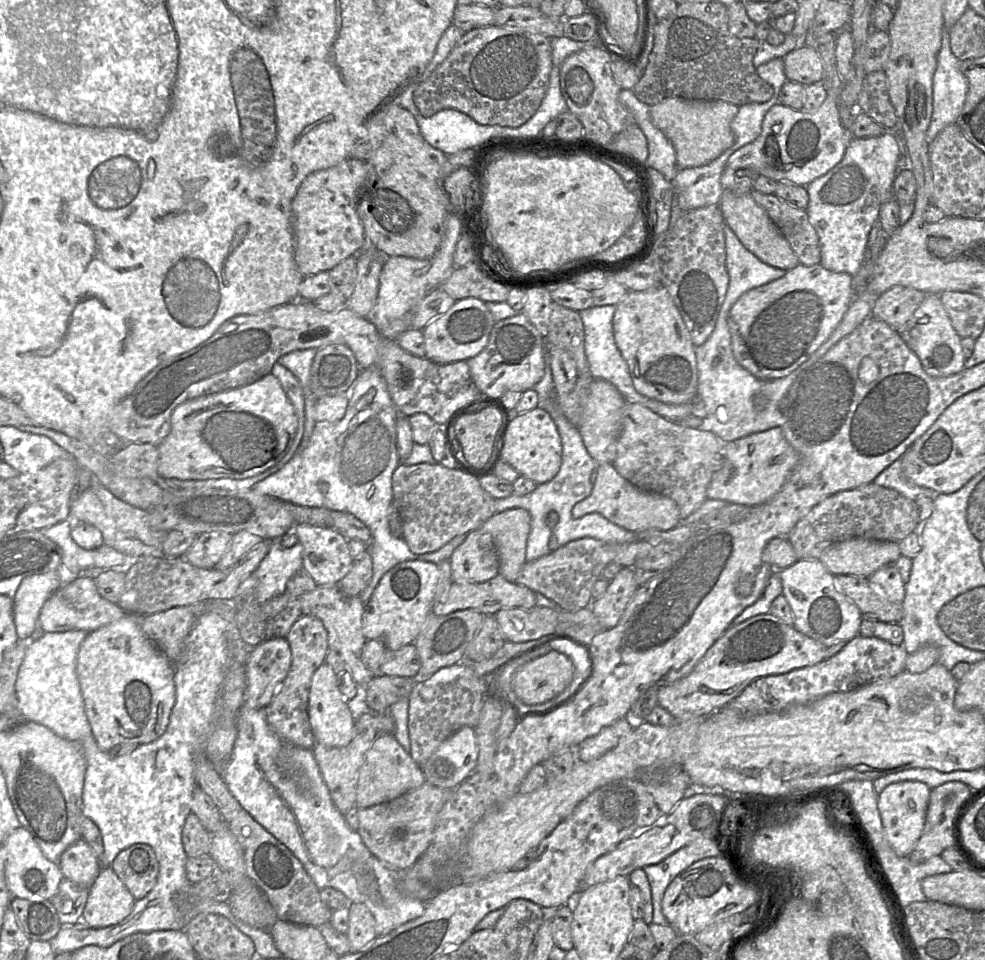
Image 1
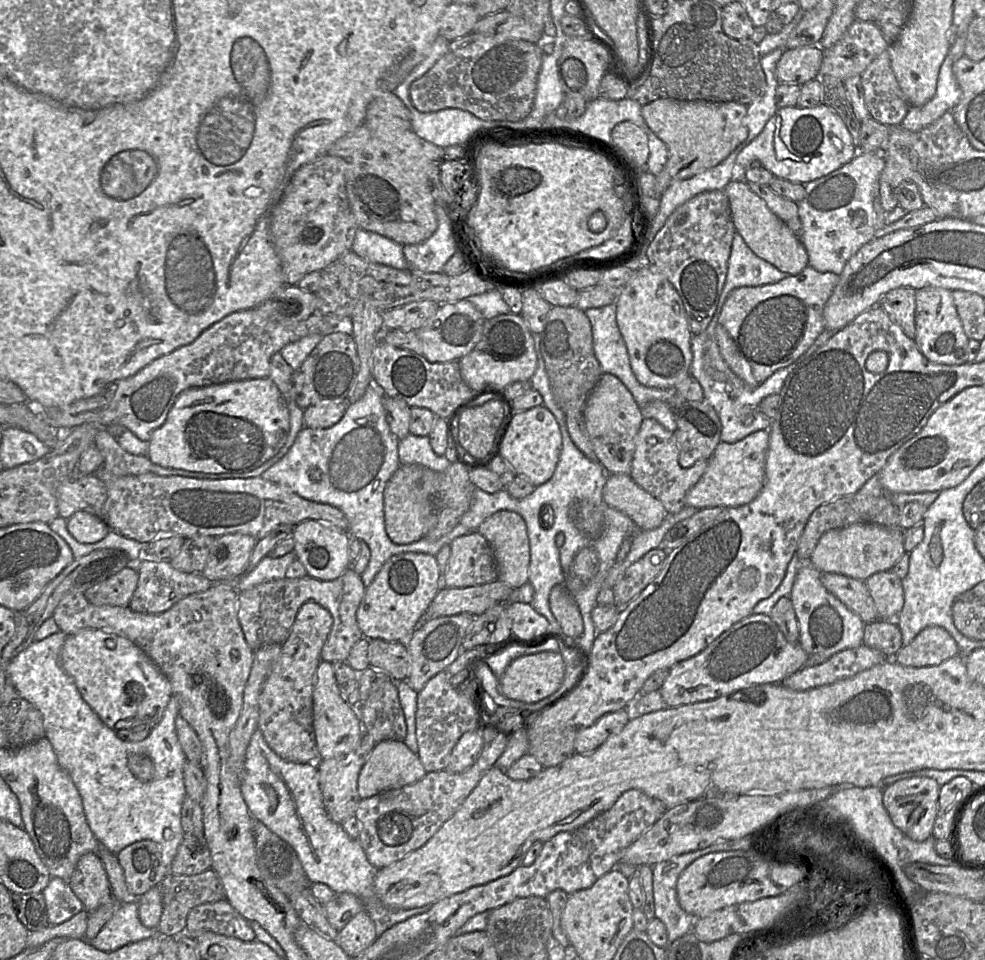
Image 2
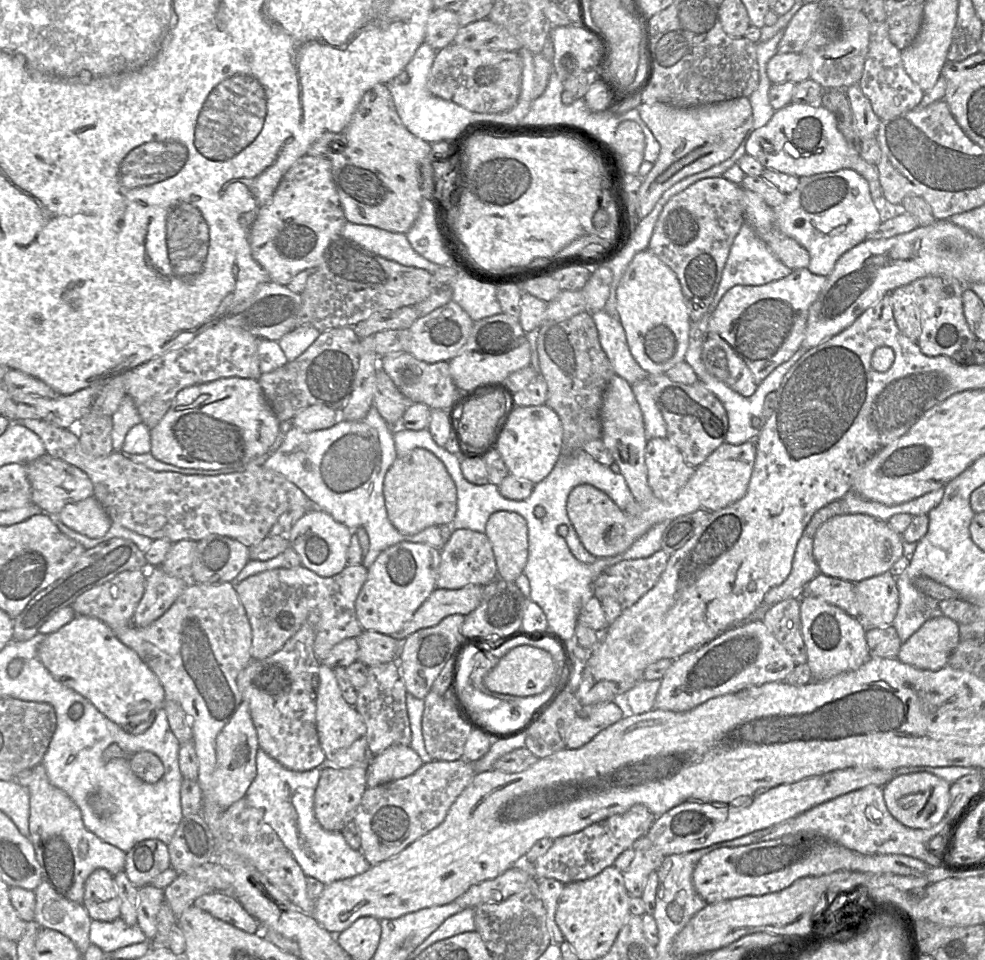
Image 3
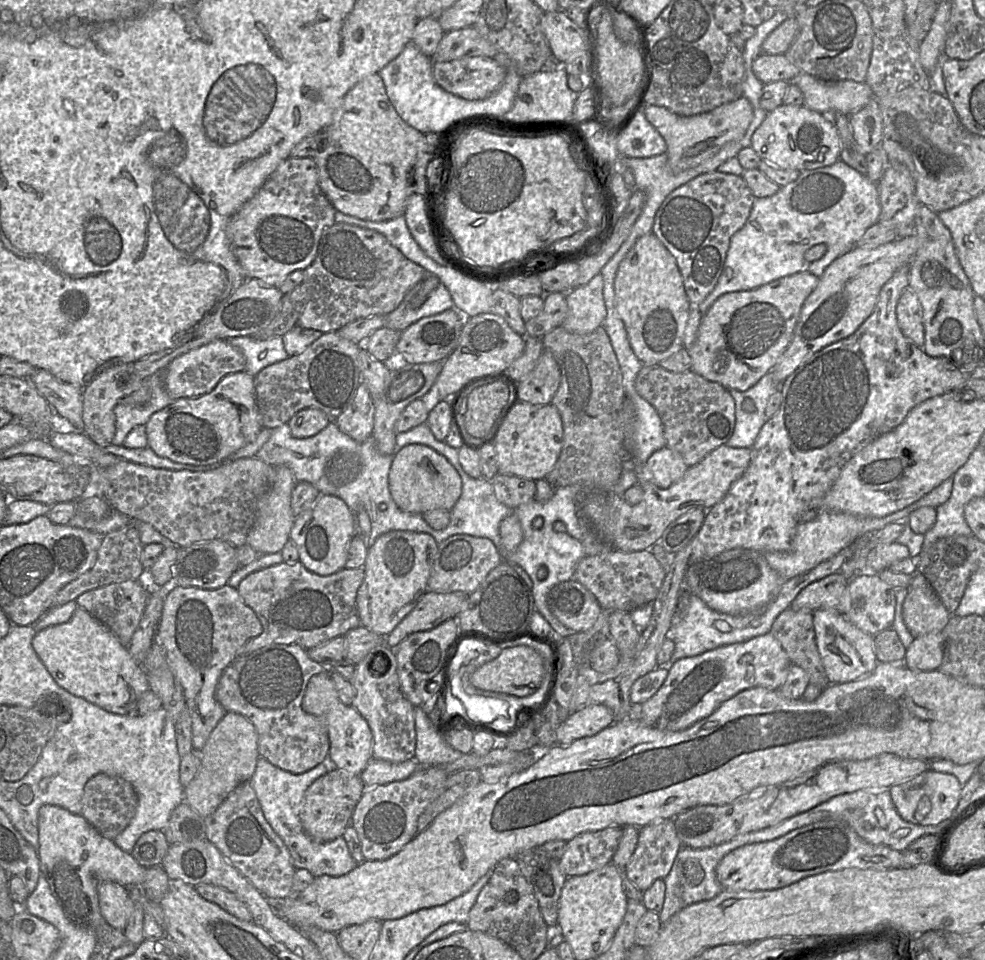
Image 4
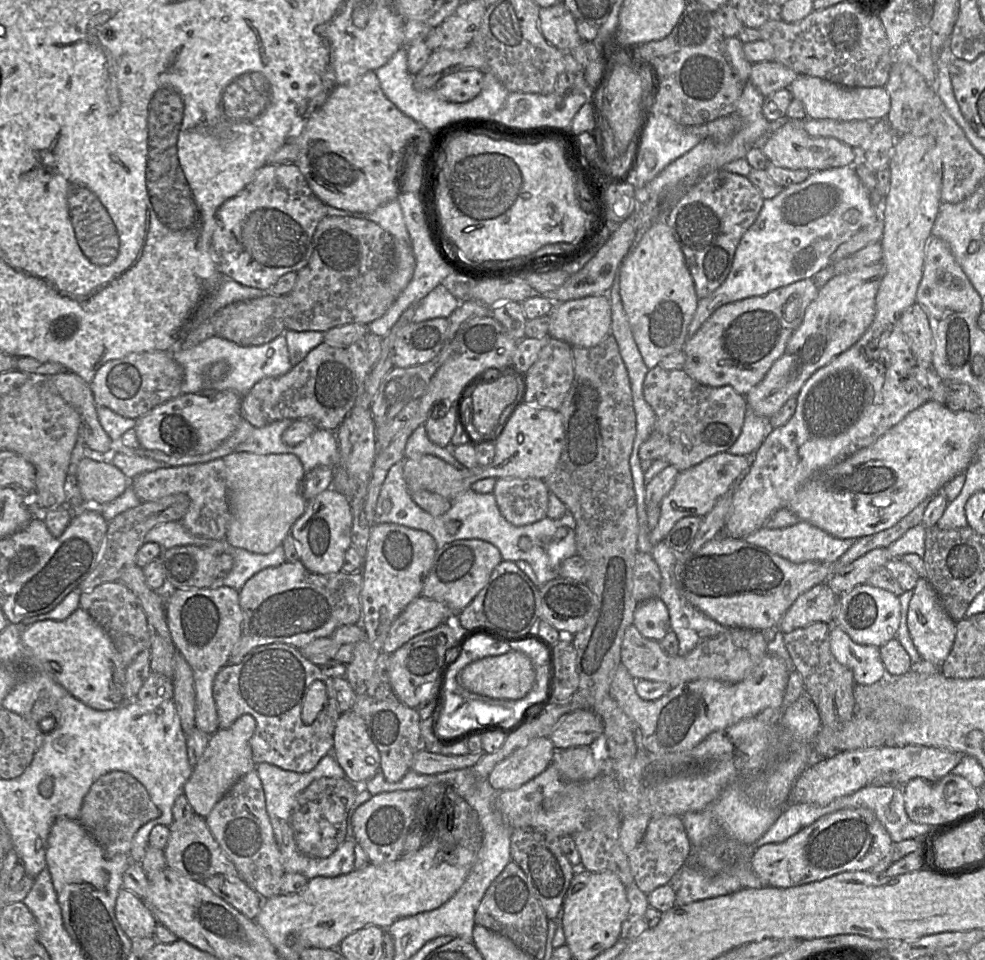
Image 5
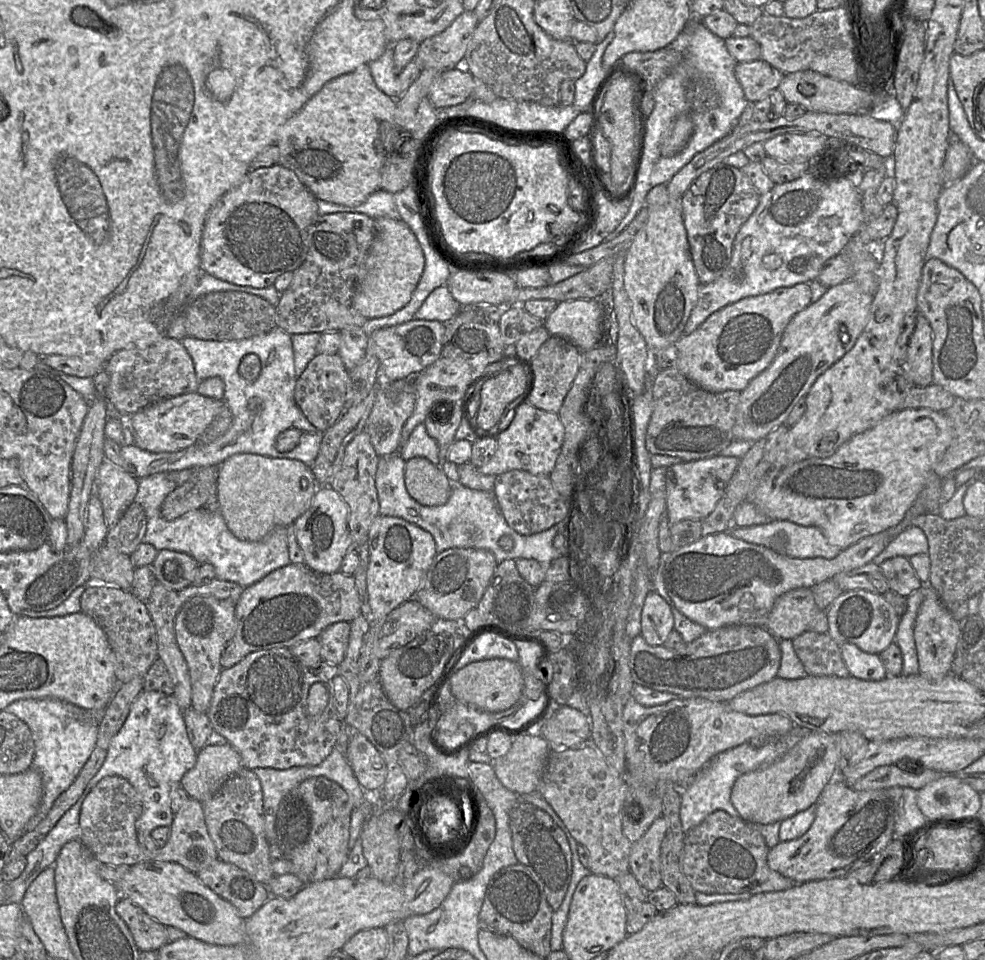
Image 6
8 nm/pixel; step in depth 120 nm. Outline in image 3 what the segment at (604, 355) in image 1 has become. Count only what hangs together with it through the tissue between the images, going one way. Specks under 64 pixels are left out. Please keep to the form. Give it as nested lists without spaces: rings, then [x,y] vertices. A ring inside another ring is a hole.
[[[604,310],[593,313],[592,319],[598,331],[600,345],[614,373],[631,385],[647,380],[648,373],[632,357],[620,320],[615,320]]]

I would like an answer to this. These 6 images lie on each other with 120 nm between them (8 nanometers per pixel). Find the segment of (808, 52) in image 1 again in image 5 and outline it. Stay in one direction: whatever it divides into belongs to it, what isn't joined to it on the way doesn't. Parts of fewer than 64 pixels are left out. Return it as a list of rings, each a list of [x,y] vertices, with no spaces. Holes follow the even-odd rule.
[[[763,61],[752,64],[749,80],[766,97],[779,89],[788,88],[797,77],[794,70],[779,62]]]

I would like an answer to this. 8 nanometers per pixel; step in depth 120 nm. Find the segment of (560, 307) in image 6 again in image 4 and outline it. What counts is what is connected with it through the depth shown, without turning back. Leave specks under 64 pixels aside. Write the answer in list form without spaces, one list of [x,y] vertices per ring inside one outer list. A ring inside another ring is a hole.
[[[601,273],[587,284],[566,293],[567,314],[562,327],[575,334],[589,334],[600,327],[607,314]]]

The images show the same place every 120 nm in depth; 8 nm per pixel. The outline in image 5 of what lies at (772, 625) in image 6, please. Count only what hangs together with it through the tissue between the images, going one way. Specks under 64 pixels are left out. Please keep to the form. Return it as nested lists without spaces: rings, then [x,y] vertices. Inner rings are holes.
[[[827,583],[814,586],[793,602],[777,629],[788,633],[816,622],[832,623],[838,601],[839,597]]]

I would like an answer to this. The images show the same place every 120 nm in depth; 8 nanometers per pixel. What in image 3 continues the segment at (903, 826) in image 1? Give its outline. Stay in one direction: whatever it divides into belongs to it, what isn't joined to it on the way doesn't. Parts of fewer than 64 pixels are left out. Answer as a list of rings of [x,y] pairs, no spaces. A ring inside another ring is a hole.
[[[910,773],[894,777],[883,786],[886,806],[892,816],[910,828],[929,829],[939,823],[949,808],[950,784],[932,773]]]

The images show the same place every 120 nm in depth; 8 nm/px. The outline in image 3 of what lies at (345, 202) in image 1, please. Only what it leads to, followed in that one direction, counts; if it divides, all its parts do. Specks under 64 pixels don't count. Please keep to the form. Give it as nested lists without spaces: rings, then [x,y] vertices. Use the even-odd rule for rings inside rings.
[[[305,155],[285,173],[270,201],[259,210],[250,230],[252,256],[266,271],[270,281],[287,285],[299,272],[319,265],[329,244],[342,236],[346,221],[332,179],[331,161],[327,157]]]

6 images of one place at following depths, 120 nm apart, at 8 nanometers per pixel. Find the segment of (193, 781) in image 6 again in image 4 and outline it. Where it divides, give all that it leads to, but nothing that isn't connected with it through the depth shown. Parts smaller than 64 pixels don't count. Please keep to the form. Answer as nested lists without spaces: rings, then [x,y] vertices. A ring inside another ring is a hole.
[[[227,712],[200,752],[201,764],[194,778],[184,787],[184,801],[199,816],[208,817],[239,784],[251,780],[259,758],[255,726],[243,715]]]

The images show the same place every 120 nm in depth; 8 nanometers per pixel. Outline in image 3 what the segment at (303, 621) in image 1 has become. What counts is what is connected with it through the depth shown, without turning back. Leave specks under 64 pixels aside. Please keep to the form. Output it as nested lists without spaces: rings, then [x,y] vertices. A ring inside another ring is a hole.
[[[306,621],[279,651],[265,659],[251,659],[237,676],[237,686],[243,701],[247,702],[249,706],[257,731],[259,747],[285,768],[298,772],[317,768],[326,759],[316,728],[315,691],[313,691],[311,682],[314,676],[318,676],[321,665],[314,653],[314,641],[315,630]]]

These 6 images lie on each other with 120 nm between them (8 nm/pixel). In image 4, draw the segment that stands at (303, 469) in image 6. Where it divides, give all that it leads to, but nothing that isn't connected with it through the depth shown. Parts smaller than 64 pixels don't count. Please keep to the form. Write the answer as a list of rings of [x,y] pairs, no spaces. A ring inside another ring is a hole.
[[[287,466],[273,467],[276,470],[275,479],[271,487],[260,497],[257,503],[255,522],[246,539],[246,544],[260,553],[260,555],[281,552],[290,541],[290,531],[296,519],[291,510],[291,497],[298,481]]]

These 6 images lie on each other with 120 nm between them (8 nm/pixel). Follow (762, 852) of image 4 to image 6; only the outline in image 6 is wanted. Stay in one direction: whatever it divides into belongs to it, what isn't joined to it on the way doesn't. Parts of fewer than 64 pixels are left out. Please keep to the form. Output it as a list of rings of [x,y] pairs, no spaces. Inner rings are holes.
[[[838,769],[837,776],[825,785],[815,806],[815,819],[808,831],[796,839],[779,842],[769,848],[767,854],[769,867],[792,879],[796,884],[847,876],[866,864],[894,838],[895,810],[887,789],[857,791],[839,776]]]

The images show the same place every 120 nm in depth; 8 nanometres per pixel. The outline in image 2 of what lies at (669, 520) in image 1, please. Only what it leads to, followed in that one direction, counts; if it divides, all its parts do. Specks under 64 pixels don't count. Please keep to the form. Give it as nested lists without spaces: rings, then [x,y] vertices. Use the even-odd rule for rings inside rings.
[[[609,473],[602,490],[604,502],[626,514],[639,530],[651,530],[658,527],[667,515],[663,504],[652,494],[640,487],[630,475]]]

